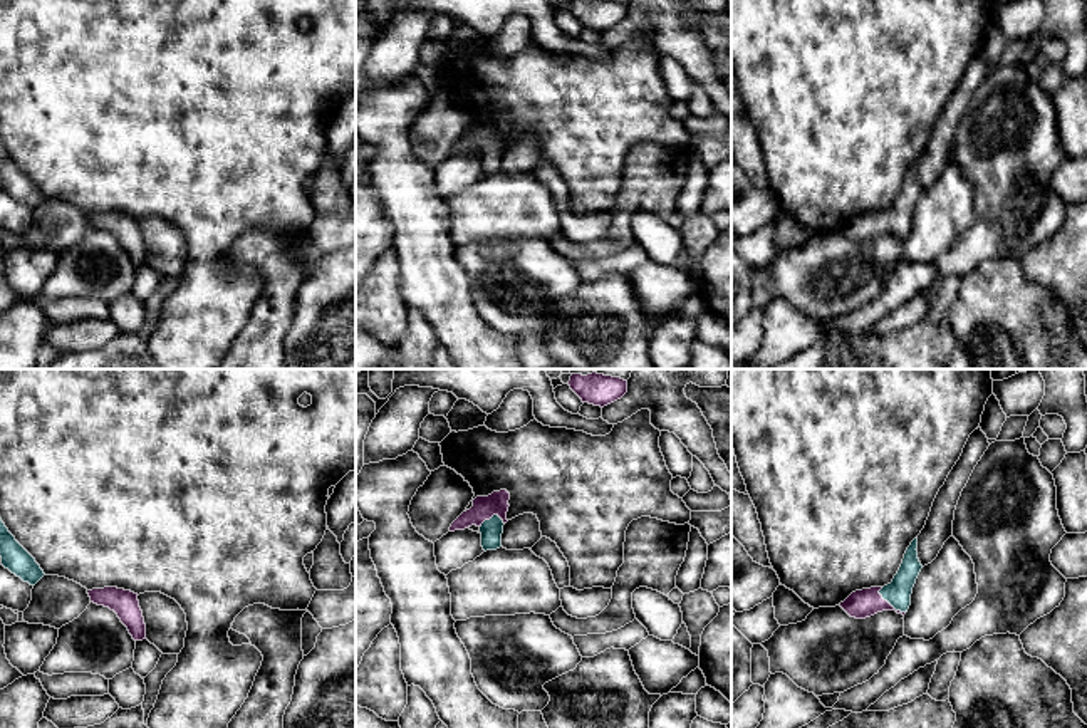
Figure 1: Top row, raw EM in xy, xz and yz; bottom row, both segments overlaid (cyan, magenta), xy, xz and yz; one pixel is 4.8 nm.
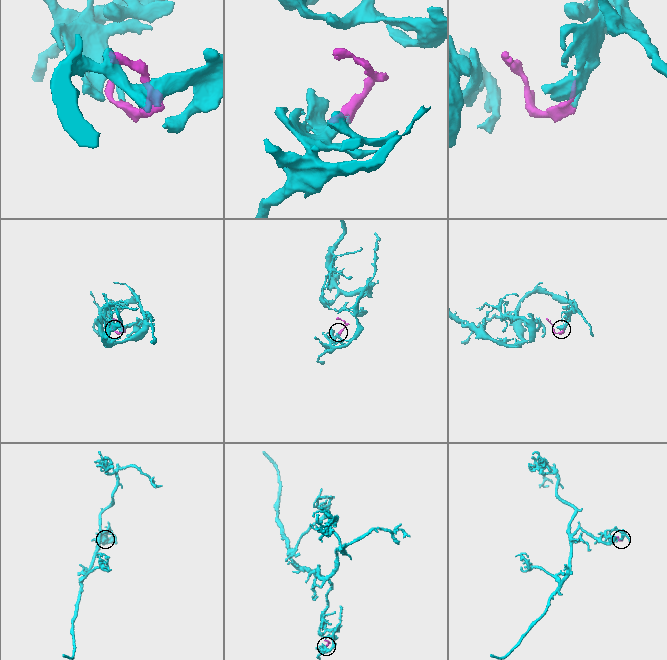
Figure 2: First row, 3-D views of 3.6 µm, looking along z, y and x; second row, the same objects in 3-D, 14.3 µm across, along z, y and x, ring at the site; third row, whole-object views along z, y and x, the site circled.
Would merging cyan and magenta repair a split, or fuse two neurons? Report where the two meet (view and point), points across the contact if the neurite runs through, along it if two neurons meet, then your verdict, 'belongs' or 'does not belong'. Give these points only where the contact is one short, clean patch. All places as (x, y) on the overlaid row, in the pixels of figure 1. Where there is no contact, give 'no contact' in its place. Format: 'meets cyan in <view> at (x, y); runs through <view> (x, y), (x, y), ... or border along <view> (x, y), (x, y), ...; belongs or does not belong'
meets cyan in yz at (891, 604); runs through yz (898, 592), (891, 604), (866, 603); belongs

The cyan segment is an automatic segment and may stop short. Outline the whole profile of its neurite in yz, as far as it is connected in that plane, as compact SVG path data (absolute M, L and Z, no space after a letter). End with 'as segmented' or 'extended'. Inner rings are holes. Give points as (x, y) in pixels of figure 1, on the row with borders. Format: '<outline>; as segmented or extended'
M918 537L908 547L902 564L891 584L856 590L840 602L840 607L856 619L866 619L882 611L896 611L904 616L911 606L913 587L923 569L916 549Z; extended

